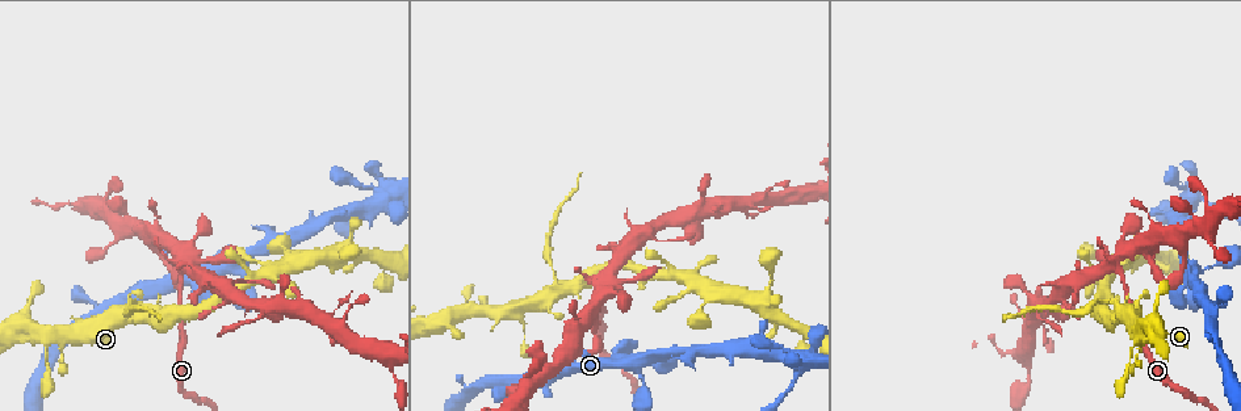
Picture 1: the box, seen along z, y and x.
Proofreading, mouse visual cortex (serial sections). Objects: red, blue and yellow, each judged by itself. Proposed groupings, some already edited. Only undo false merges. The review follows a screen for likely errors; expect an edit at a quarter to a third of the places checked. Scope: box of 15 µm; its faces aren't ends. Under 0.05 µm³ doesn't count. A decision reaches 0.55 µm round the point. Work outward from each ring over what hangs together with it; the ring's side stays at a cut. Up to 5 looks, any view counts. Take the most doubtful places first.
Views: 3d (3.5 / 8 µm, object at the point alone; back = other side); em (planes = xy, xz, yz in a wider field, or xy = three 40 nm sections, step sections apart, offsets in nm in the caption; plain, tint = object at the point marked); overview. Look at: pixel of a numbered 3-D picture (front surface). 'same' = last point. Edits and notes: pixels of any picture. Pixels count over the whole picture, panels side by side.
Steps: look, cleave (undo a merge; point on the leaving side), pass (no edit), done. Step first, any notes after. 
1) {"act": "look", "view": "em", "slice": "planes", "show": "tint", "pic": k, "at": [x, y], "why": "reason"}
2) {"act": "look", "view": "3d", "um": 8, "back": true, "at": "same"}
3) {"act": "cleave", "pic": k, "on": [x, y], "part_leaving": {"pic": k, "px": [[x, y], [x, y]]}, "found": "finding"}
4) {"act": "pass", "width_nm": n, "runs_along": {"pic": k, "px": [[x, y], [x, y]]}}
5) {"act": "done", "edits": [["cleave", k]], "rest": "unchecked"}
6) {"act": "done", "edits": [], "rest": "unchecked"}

{"act": "look", "view": "3d", "um": 3.5, "pic": 1, "at": [129, 301], "why": "thick turns thin"}

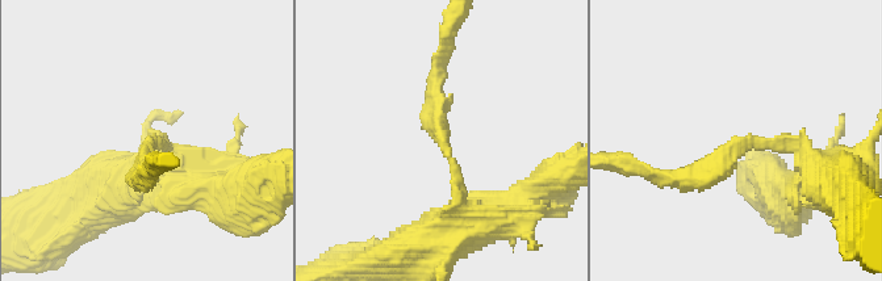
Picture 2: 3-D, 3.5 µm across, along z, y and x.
{"act": "look", "view": "em", "slice": "xy", "step": 5, "show": "tint", "pic": 2, "at": [735, 149], "arm_widths_nm": [200, 250]}

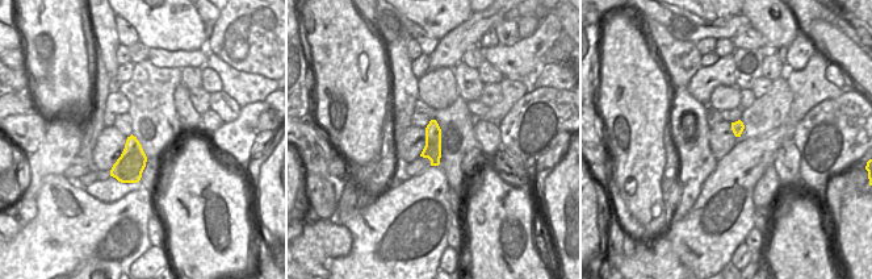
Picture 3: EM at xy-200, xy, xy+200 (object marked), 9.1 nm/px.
{"act": "cleave", "pic": 2, "on": [440, 113], "part_leaving": {"pic": 2, "px": [[447, 155], [435, 125], [447, 43]]}, "found": "two cells meet here"}

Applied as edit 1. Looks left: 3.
{"act": "look", "view": "overview"}

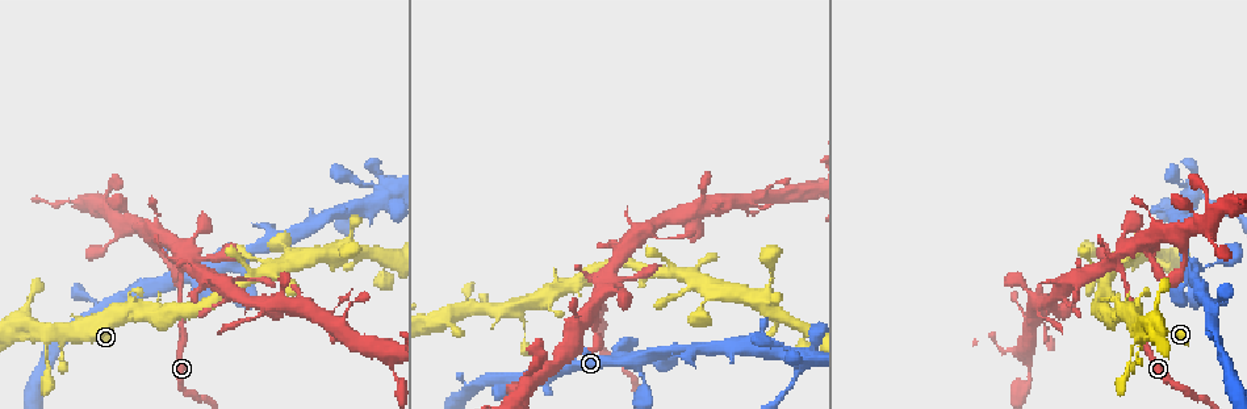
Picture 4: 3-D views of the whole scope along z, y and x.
{"act": "look", "view": "3d", "um": 3.5, "pic": 4, "at": [1113, 265], "why": "looks like a crossing"}

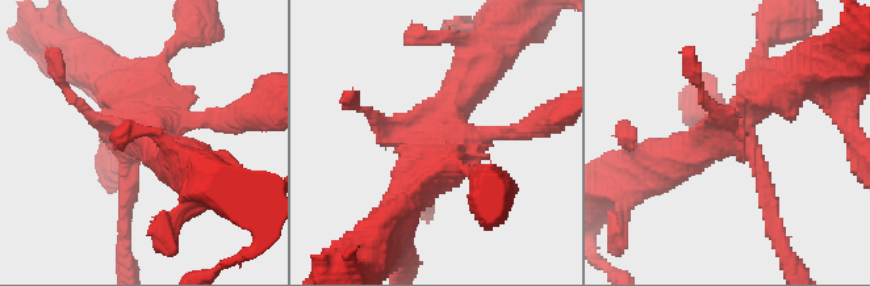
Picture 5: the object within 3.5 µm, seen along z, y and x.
{"act": "look", "view": "em", "slice": "xy", "step": 3, "show": "tint", "pic": 5, "at": [735, 139]}

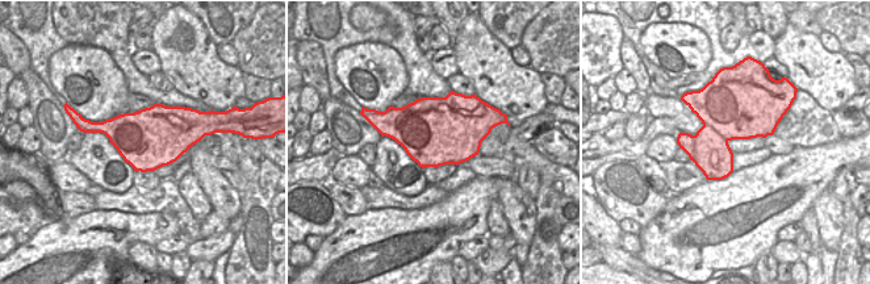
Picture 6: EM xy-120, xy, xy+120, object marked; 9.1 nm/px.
{"act": "cleave", "pic": 5, "on": [473, 143], "part_leaving": {"pic": 5, "px": [[442, 125], [502, 28]]}, "found": "a second cell is stuck on"}

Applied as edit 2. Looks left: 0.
{"act": "done", "edits": [["cleave", 2], ["cleave", 5]], "rest": "unchecked"}

